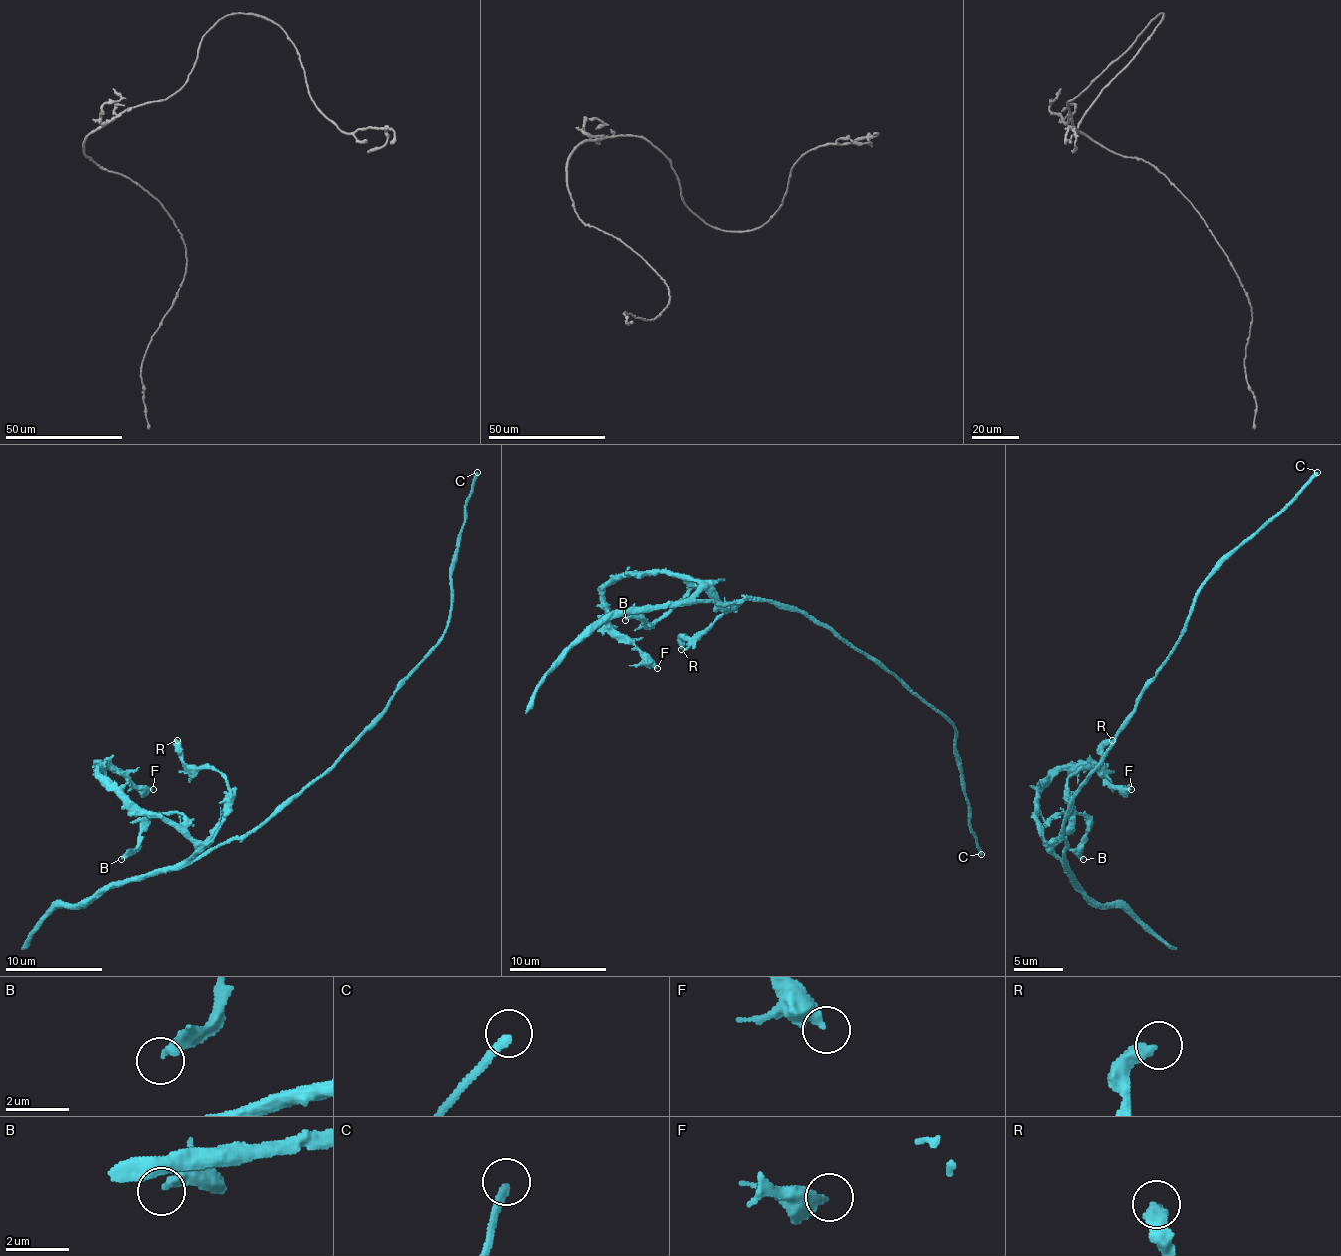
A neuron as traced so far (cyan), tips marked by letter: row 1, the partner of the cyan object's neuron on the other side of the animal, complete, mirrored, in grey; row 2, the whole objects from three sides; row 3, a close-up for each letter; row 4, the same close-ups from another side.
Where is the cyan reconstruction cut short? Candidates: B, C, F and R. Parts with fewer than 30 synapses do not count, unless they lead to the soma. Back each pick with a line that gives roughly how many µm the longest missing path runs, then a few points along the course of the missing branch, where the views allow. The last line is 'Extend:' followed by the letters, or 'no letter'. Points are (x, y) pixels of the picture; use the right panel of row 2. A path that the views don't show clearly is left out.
C: Missing length about 160 µm
Extend: C

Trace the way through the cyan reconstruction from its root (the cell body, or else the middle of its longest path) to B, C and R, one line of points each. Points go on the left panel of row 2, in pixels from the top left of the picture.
B: (323, 771), (250, 832), (206, 854), (192, 857), (194, 842), (179, 813), (155, 813), (140, 842), (121, 859)
C: (323, 771), (387, 706), (396, 686), (443, 635), (450, 613), (450, 567), (465, 523), (465, 501), (477, 472)
R: (323, 771), (250, 832), (194, 859), (223, 813), (228, 781), (214, 769), (192, 769), (182, 759), (177, 740)

